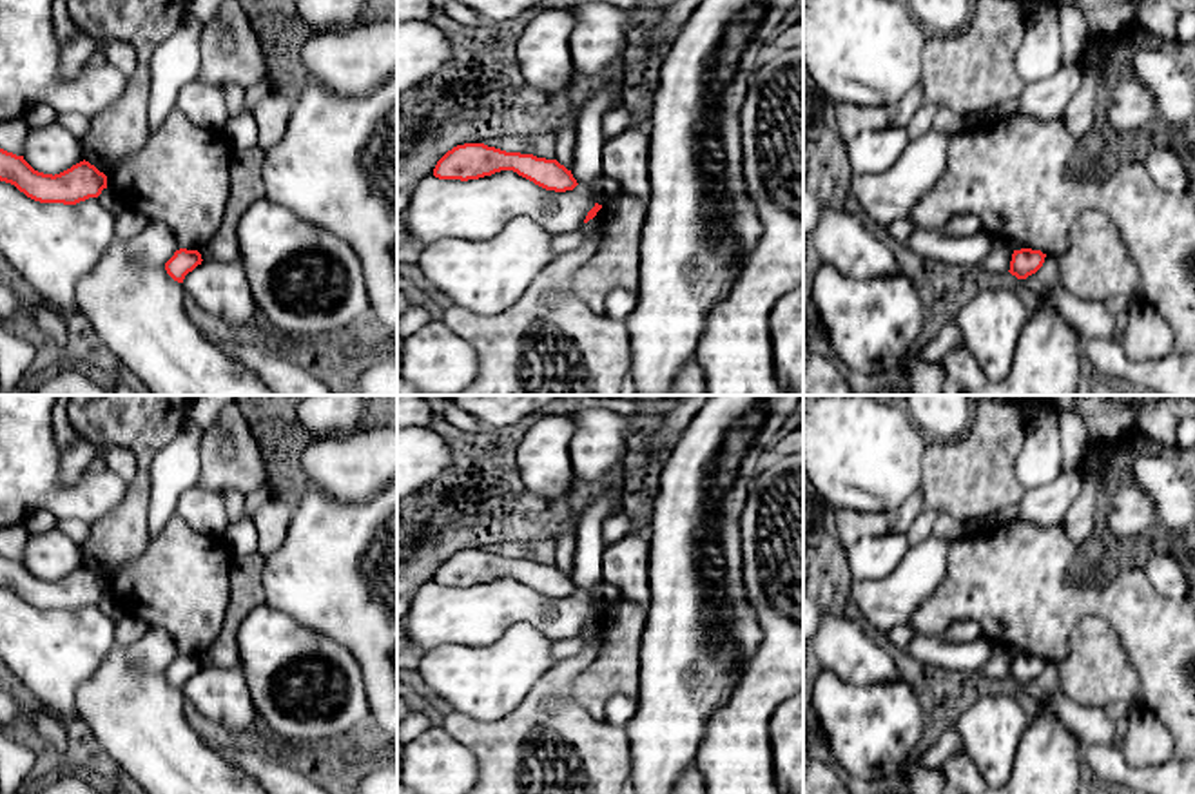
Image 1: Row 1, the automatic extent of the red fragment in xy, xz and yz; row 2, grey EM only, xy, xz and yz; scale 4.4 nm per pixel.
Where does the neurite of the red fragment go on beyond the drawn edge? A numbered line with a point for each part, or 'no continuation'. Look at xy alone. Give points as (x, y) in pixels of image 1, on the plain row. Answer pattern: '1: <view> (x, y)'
no continuation

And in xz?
no continuation

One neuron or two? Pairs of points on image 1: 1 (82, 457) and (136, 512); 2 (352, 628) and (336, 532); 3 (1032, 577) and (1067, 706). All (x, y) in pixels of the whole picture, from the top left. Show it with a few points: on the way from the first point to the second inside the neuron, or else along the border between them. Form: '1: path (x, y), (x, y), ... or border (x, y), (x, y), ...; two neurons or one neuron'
1: border (77, 437), (100, 448); two neurons
2: path (352, 604), (352, 573), (336, 555); one neuron
3: border (1047, 660), (1056, 662); two neurons

